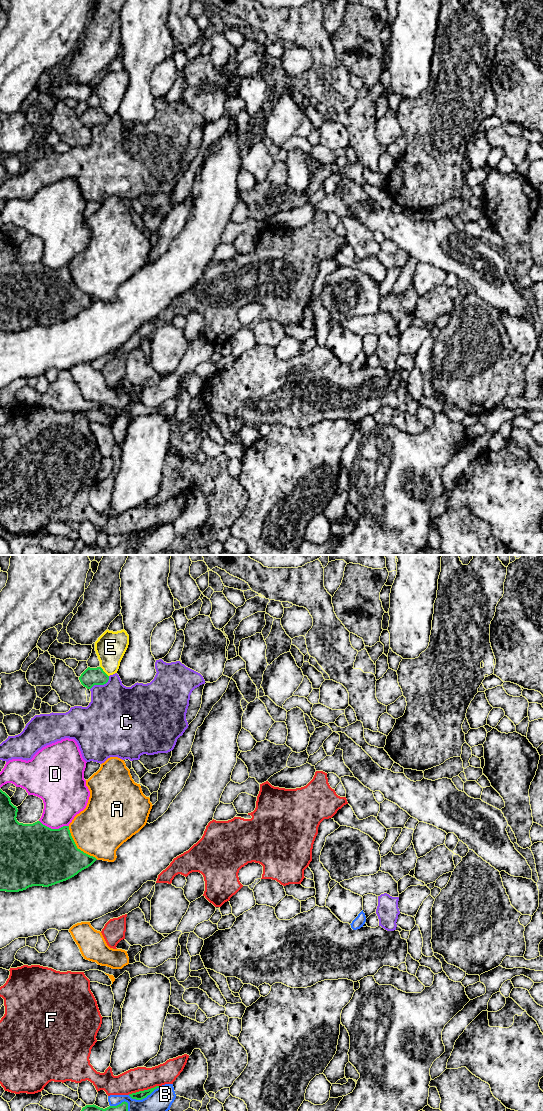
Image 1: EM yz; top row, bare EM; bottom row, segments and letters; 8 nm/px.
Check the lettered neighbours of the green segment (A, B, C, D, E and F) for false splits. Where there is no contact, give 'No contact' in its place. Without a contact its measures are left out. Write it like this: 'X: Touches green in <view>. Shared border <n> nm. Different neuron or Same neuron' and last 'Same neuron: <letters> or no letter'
A: Touches green in yz. Shared border 360 nm. Different neuron
B: Touches green in yz. Shared border 280 nm. Different neuron
C: Touches green in yz. Shared border 190 nm. Different neuron
D: Touches green in yz. Shared border 240 nm. Different neuron
E: Touches green in yz. Shared border 110 nm. Different neuron
F: Touches green in yz. Shared border 260 nm. Different neuron
Same neuron: no letter

